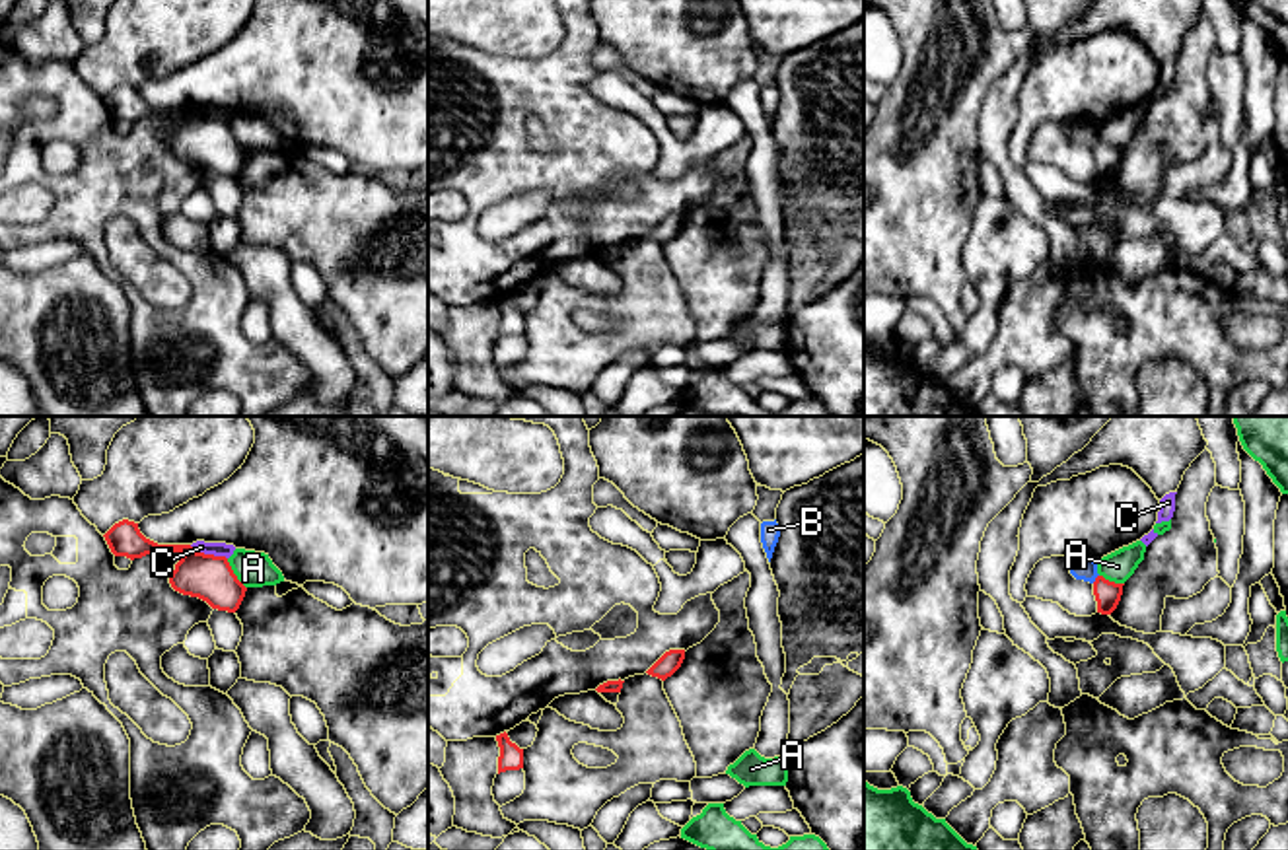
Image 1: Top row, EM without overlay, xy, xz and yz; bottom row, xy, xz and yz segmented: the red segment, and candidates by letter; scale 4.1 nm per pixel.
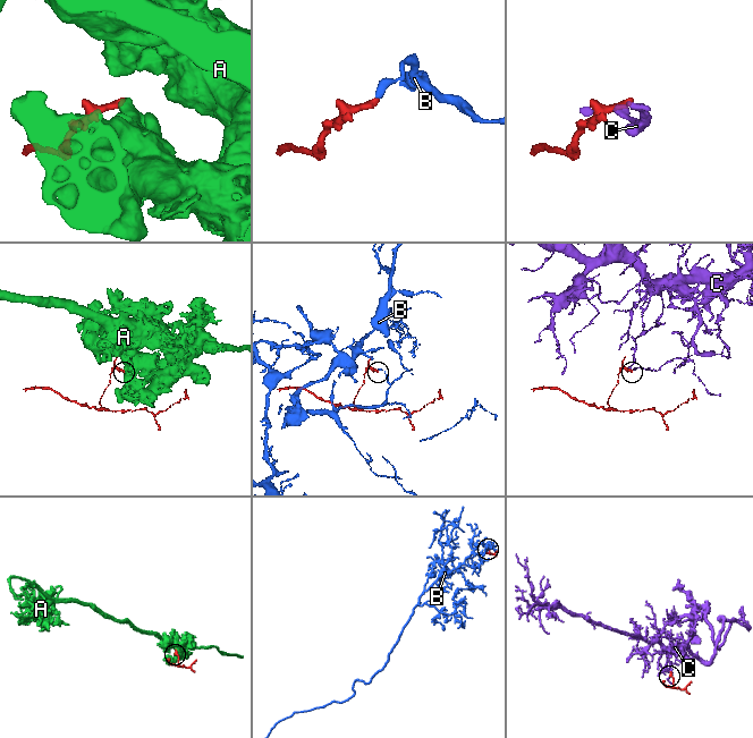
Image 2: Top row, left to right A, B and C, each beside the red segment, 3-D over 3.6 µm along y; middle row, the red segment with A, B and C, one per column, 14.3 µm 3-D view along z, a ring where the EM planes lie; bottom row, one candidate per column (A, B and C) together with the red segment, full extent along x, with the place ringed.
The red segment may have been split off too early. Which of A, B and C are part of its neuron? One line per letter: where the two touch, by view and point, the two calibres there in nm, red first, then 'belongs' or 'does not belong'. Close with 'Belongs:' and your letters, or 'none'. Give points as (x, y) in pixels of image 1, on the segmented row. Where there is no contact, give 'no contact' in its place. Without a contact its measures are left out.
A: xy (234, 574) | 190/140 nm | does not belong
B: yz (1096, 578) | 110/90 nm | does not belong
C: xy (209, 555) | 190/60 nm | does not belong
Belongs: none

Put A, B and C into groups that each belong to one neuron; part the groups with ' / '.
A / B / C

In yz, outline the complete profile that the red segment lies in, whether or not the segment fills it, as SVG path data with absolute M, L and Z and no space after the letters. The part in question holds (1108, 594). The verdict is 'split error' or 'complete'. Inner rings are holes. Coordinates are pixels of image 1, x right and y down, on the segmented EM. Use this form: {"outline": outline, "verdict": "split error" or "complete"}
{"outline": "M1103 576L1095 578L1093 595L1097 601L1097 613L1111 615L1117 609L1123 595L1123 585L1125 584L1109 582Z", "verdict": "complete"}

